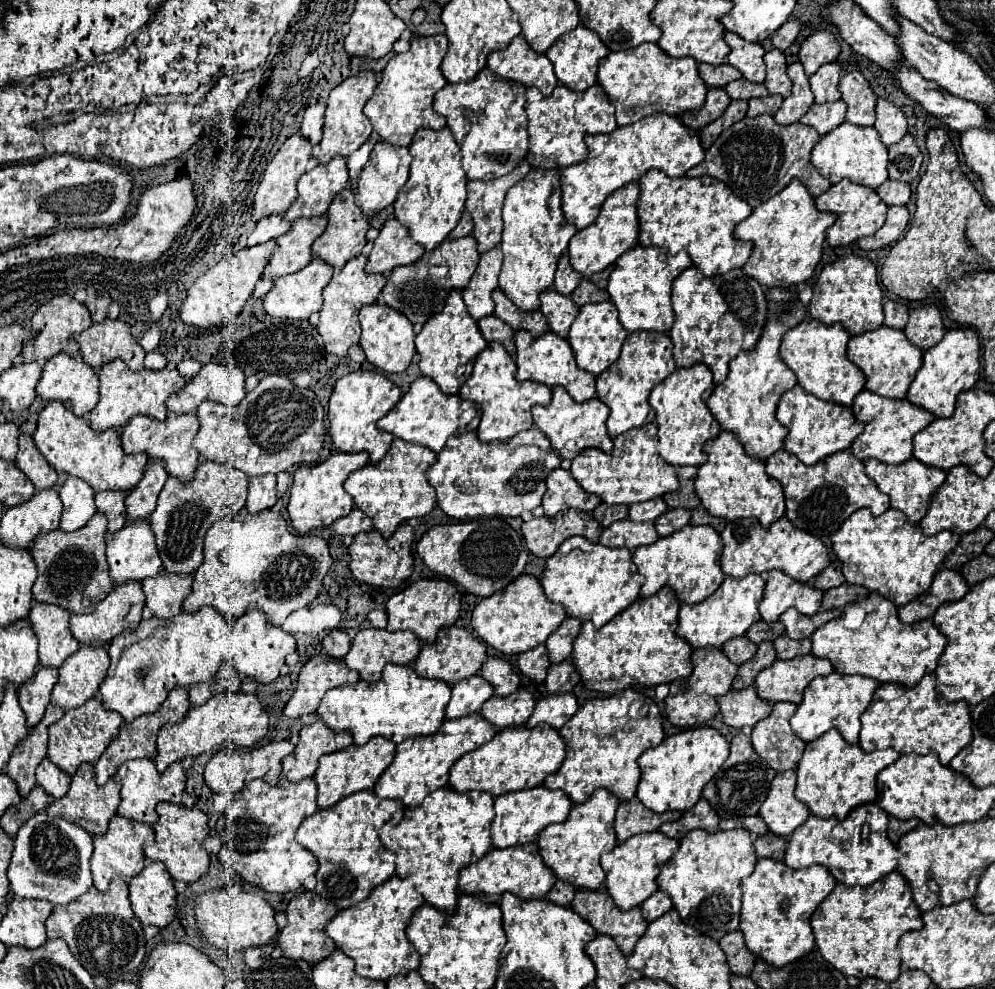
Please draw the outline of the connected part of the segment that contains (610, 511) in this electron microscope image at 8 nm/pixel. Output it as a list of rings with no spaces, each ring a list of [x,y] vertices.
[[[599,504],[599,508],[595,508],[593,512],[593,518],[599,520],[599,524],[603,528],[607,528],[609,524],[617,522],[617,520],[625,520],[629,514],[629,508],[627,506],[609,506],[609,504]]]

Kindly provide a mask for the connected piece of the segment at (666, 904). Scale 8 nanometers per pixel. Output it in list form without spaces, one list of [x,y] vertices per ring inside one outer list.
[[[657,890],[651,898],[647,898],[647,900],[641,904],[641,914],[643,914],[643,918],[645,918],[647,922],[653,922],[653,920],[657,920],[659,916],[663,916],[665,912],[669,912],[671,908],[673,908],[671,898],[669,898],[665,892]]]

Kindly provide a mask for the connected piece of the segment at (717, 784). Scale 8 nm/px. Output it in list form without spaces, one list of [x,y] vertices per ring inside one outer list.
[[[737,732],[731,740],[731,754],[721,766],[721,770],[713,776],[713,780],[703,788],[703,798],[713,806],[719,818],[743,818],[755,816],[767,796],[769,784],[775,778],[775,770],[771,770],[753,750],[751,738],[743,732]]]

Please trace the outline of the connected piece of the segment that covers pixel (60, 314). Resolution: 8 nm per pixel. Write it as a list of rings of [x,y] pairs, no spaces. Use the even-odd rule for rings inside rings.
[[[63,294],[63,296],[53,296],[47,304],[43,304],[37,312],[35,312],[35,316],[33,316],[33,320],[31,320],[31,330],[35,332],[33,334],[33,338],[29,338],[29,340],[25,340],[25,344],[23,344],[23,352],[21,352],[21,356],[23,356],[23,362],[27,364],[27,362],[37,362],[37,364],[43,364],[43,362],[47,362],[49,358],[53,358],[55,354],[69,354],[69,356],[77,356],[79,354],[79,348],[77,348],[77,344],[73,342],[73,334],[75,332],[83,332],[83,330],[87,330],[89,326],[91,326],[93,322],[91,322],[91,316],[89,316],[89,310],[85,308],[85,304],[79,304],[79,302],[75,302],[71,296],[67,296],[67,294]]]

